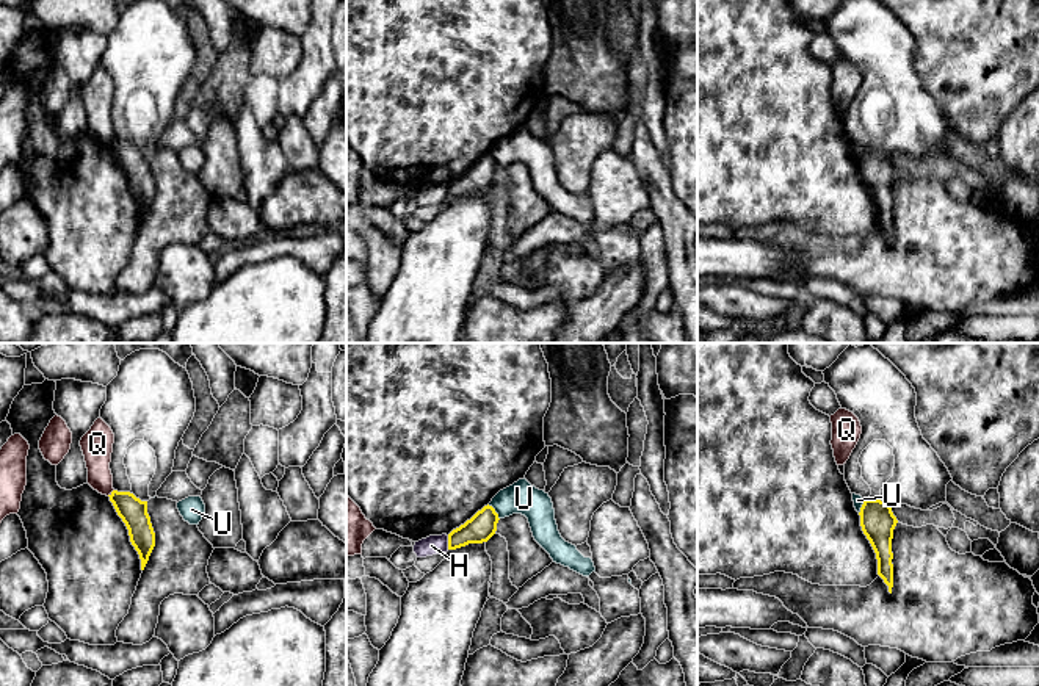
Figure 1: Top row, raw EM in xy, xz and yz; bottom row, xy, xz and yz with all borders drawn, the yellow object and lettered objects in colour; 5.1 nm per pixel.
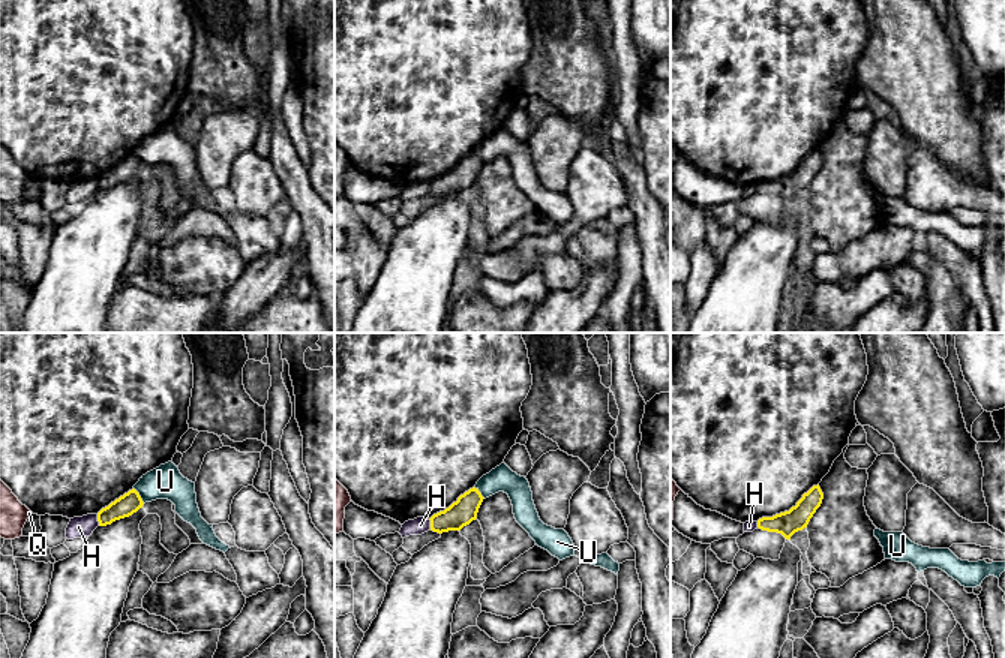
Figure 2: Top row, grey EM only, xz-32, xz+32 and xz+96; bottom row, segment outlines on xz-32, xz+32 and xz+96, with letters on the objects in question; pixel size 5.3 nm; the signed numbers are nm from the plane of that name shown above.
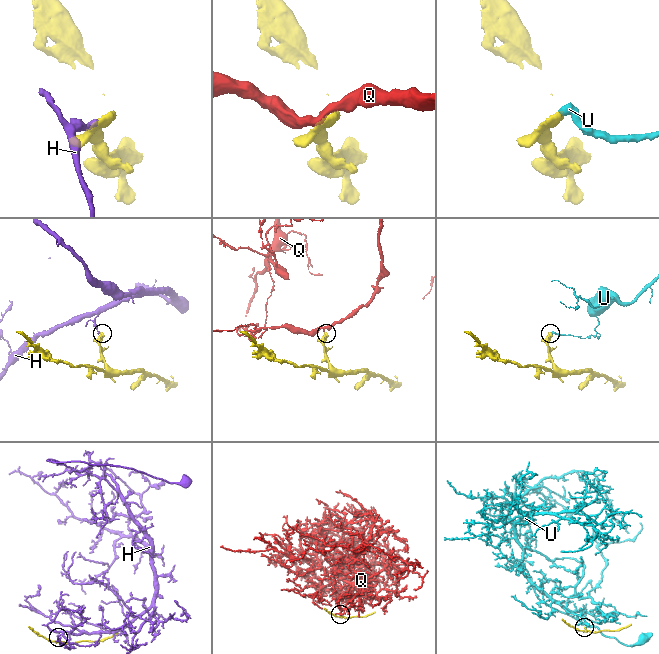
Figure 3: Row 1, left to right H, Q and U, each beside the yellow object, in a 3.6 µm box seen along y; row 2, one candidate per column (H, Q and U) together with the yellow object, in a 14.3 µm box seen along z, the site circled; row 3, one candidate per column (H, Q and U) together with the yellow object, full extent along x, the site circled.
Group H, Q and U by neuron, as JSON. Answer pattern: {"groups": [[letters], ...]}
{"groups": [["H"], ["Q"], ["U"]]}

